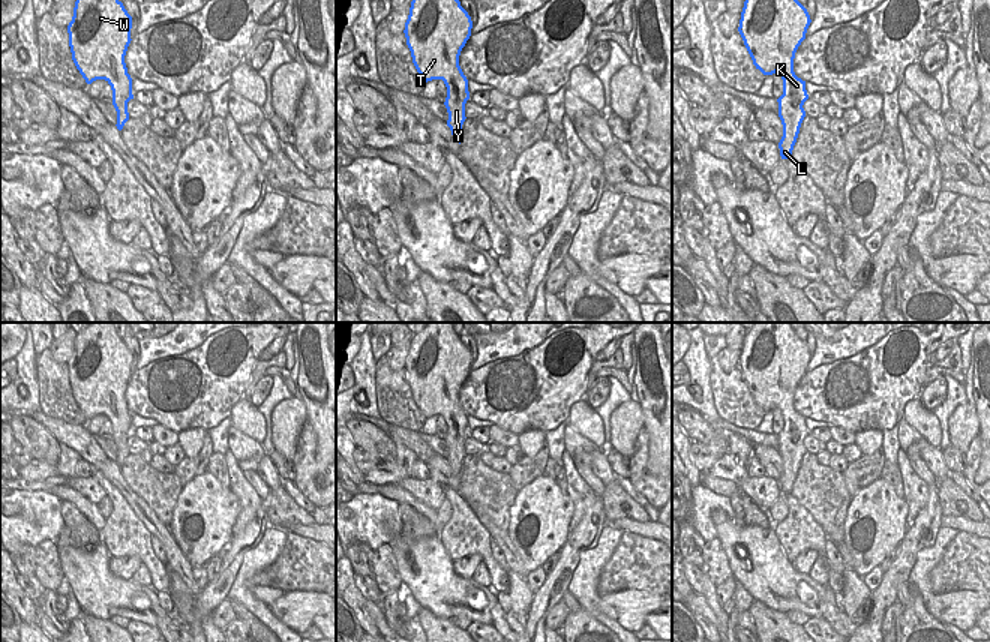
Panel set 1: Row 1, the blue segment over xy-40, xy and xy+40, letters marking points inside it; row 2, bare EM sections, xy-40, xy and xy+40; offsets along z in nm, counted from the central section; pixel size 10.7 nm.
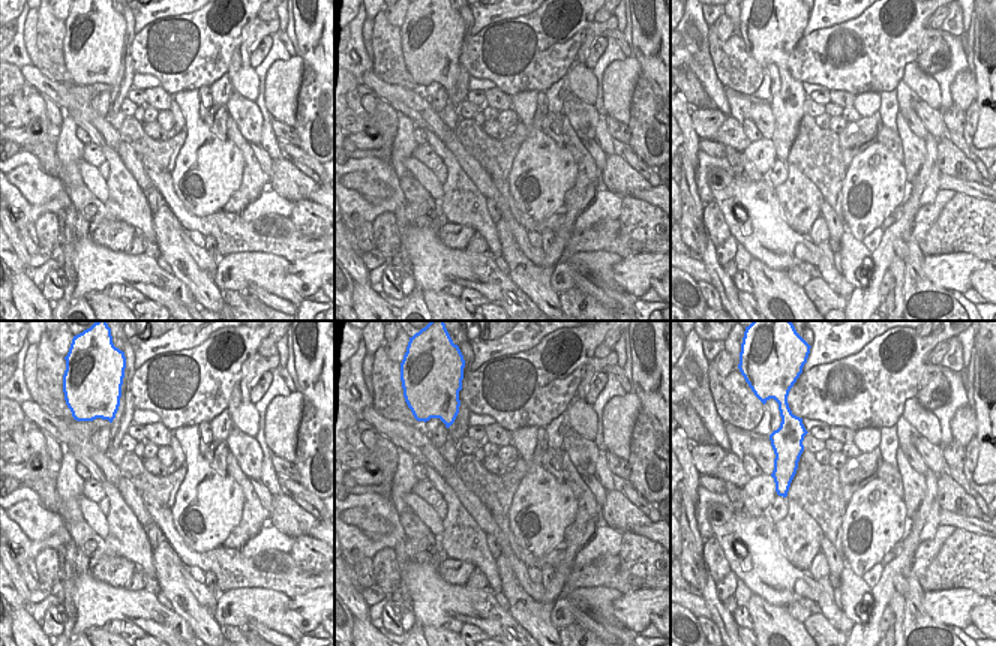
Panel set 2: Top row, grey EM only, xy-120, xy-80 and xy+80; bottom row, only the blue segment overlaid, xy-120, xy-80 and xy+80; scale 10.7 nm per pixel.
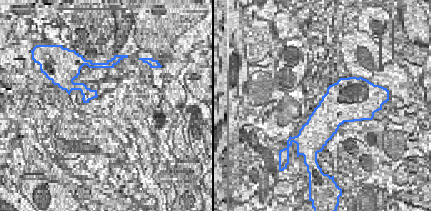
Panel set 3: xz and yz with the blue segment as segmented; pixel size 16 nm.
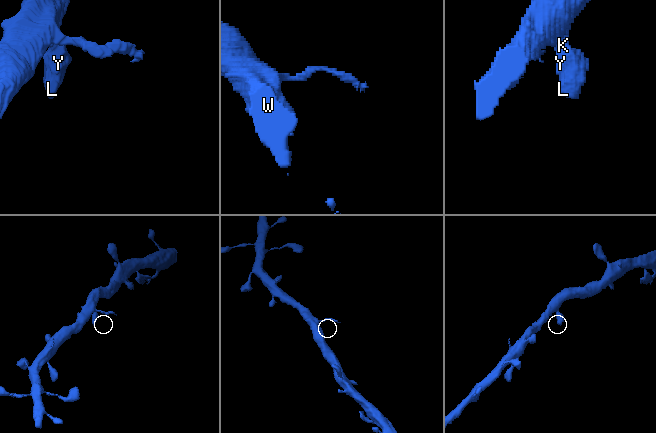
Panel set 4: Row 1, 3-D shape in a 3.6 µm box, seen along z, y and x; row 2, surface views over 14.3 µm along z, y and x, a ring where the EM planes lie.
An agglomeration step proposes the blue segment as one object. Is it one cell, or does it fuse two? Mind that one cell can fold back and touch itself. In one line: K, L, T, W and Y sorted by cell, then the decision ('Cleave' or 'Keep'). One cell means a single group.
Groups: K L T W Y. Keep

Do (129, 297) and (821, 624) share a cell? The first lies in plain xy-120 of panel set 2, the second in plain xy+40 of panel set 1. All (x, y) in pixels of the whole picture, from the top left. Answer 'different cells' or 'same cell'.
same cell

